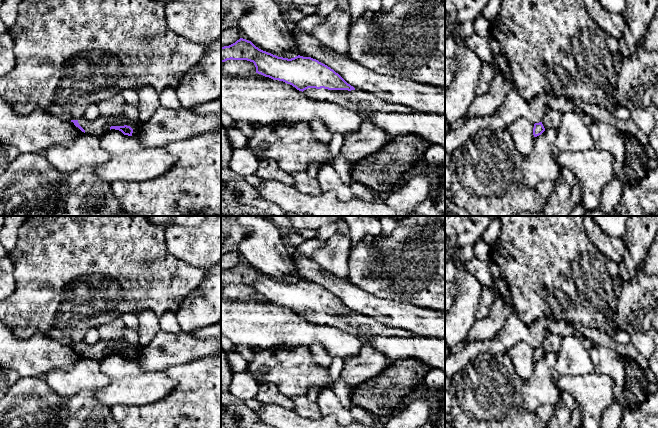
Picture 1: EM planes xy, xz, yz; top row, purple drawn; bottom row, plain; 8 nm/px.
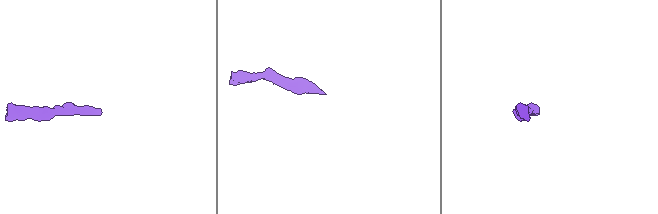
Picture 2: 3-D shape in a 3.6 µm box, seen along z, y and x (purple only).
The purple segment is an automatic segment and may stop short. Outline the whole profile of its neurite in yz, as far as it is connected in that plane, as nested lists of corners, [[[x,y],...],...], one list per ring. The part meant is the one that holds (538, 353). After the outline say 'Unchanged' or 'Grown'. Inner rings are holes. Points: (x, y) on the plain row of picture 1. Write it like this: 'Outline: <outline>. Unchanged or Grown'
Outline: [[[555,334],[548,335],[542,342],[542,345],[534,348],[533,359],[537,361],[546,353],[558,353],[561,349],[562,337]]]. Grown

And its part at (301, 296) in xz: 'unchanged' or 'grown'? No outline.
grown

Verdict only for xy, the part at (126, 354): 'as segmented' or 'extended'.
extended

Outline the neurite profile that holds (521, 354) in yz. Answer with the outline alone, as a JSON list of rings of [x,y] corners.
[[[518,342],[507,351],[516,373],[524,380],[527,380],[533,374],[534,348],[531,344]]]

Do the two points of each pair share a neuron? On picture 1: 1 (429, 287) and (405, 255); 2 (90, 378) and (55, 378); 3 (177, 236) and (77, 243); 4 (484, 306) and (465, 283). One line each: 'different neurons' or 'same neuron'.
1: same neuron
2: same neuron
3: different neurons
4: different neurons

